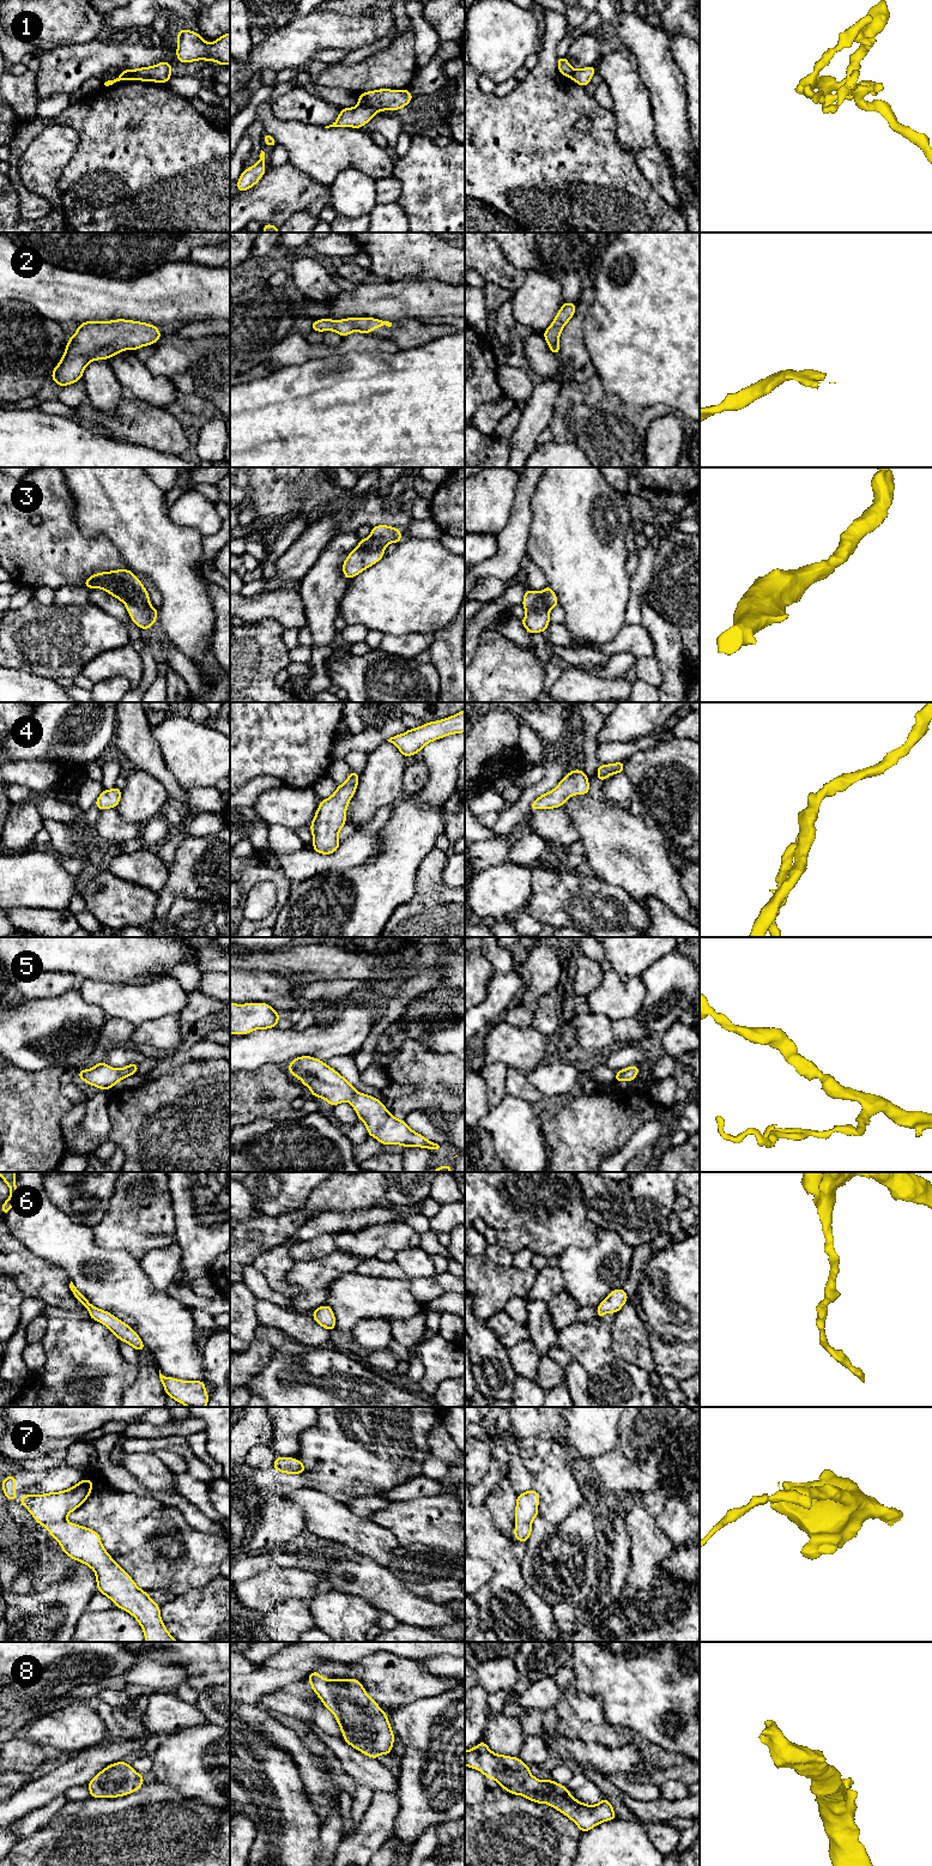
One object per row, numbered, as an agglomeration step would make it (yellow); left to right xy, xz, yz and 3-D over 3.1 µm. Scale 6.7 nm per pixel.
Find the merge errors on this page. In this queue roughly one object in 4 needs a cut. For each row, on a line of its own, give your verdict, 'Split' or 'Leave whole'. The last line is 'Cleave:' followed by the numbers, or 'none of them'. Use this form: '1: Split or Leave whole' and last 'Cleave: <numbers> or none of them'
1: Split
2: Leave whole
3: Leave whole
4: Leave whole
5: Leave whole
6: Leave whole
7: Leave whole
8: Leave whole
Cleave: 1

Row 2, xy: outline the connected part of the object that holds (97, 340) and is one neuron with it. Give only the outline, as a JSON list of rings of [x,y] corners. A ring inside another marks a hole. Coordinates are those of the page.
[[[110,320],[110,321],[85,321],[78,325],[77,332],[68,338],[65,352],[53,369],[50,380],[54,380],[59,388],[72,385],[81,380],[87,364],[97,360],[109,360],[123,350],[138,350],[146,345],[152,345],[162,338],[157,326],[133,320]]]

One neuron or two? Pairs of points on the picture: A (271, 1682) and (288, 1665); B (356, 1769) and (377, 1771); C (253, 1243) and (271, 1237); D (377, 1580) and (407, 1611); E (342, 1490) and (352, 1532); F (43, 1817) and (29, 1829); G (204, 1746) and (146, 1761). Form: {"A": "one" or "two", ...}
{"A": "one", "B": "one", "C": "one", "D": "one", "E": "two", "F": "one", "G": "two"}

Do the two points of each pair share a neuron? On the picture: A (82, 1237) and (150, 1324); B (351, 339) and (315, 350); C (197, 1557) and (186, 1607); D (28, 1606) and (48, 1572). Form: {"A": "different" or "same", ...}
{"A": "same", "B": "same", "C": "different", "D": "different"}

